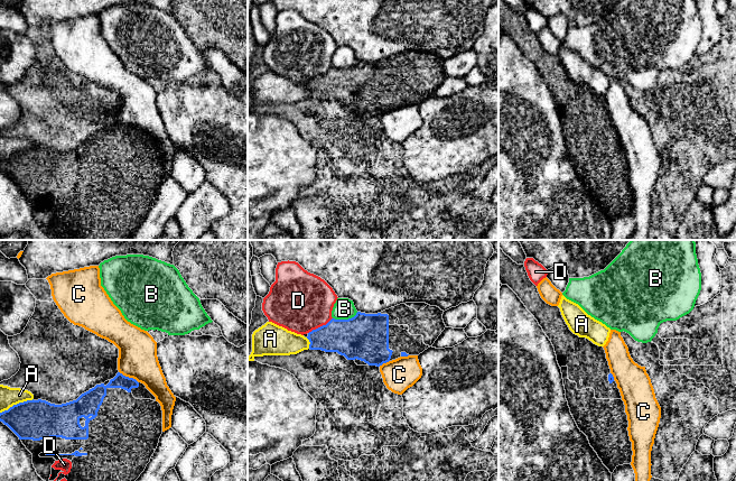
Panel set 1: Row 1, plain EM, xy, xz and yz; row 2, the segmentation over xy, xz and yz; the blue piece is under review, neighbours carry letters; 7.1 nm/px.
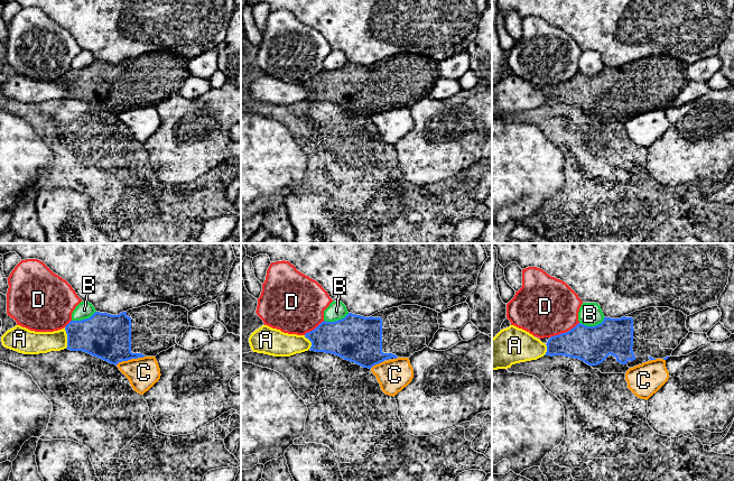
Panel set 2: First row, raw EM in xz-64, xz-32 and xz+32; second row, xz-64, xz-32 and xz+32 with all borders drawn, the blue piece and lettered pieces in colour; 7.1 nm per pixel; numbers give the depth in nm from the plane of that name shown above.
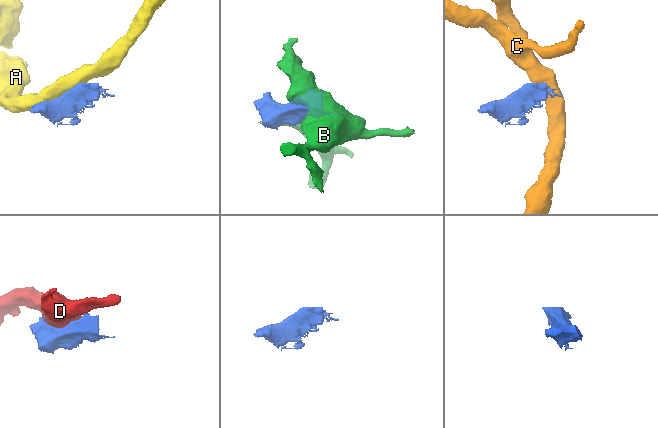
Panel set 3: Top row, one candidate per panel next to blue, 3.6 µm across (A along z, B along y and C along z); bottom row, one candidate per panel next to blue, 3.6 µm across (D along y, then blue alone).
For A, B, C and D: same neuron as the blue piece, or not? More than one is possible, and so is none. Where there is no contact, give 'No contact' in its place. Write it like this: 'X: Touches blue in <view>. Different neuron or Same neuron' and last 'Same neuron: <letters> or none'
A: Touches blue in xy. Different neuron
B: Touches blue in xz. Different neuron
C: Touches blue in xy. Different neuron
D: Touches blue in xz. Different neuron
Same neuron: none

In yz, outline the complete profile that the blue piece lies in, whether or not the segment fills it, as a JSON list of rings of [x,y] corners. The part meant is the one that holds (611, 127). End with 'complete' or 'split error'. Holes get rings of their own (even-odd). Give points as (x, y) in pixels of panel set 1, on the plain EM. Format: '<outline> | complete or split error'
[[[499,0],[499,24],[501,33],[507,34],[518,44],[551,90],[561,118],[570,161],[603,213],[611,222],[618,214],[631,213],[633,200],[627,179],[628,169],[625,154],[611,122],[604,96],[574,83],[566,73],[560,57],[547,53],[541,47],[537,35],[530,29],[524,13],[518,13],[503,0]]] | split error

